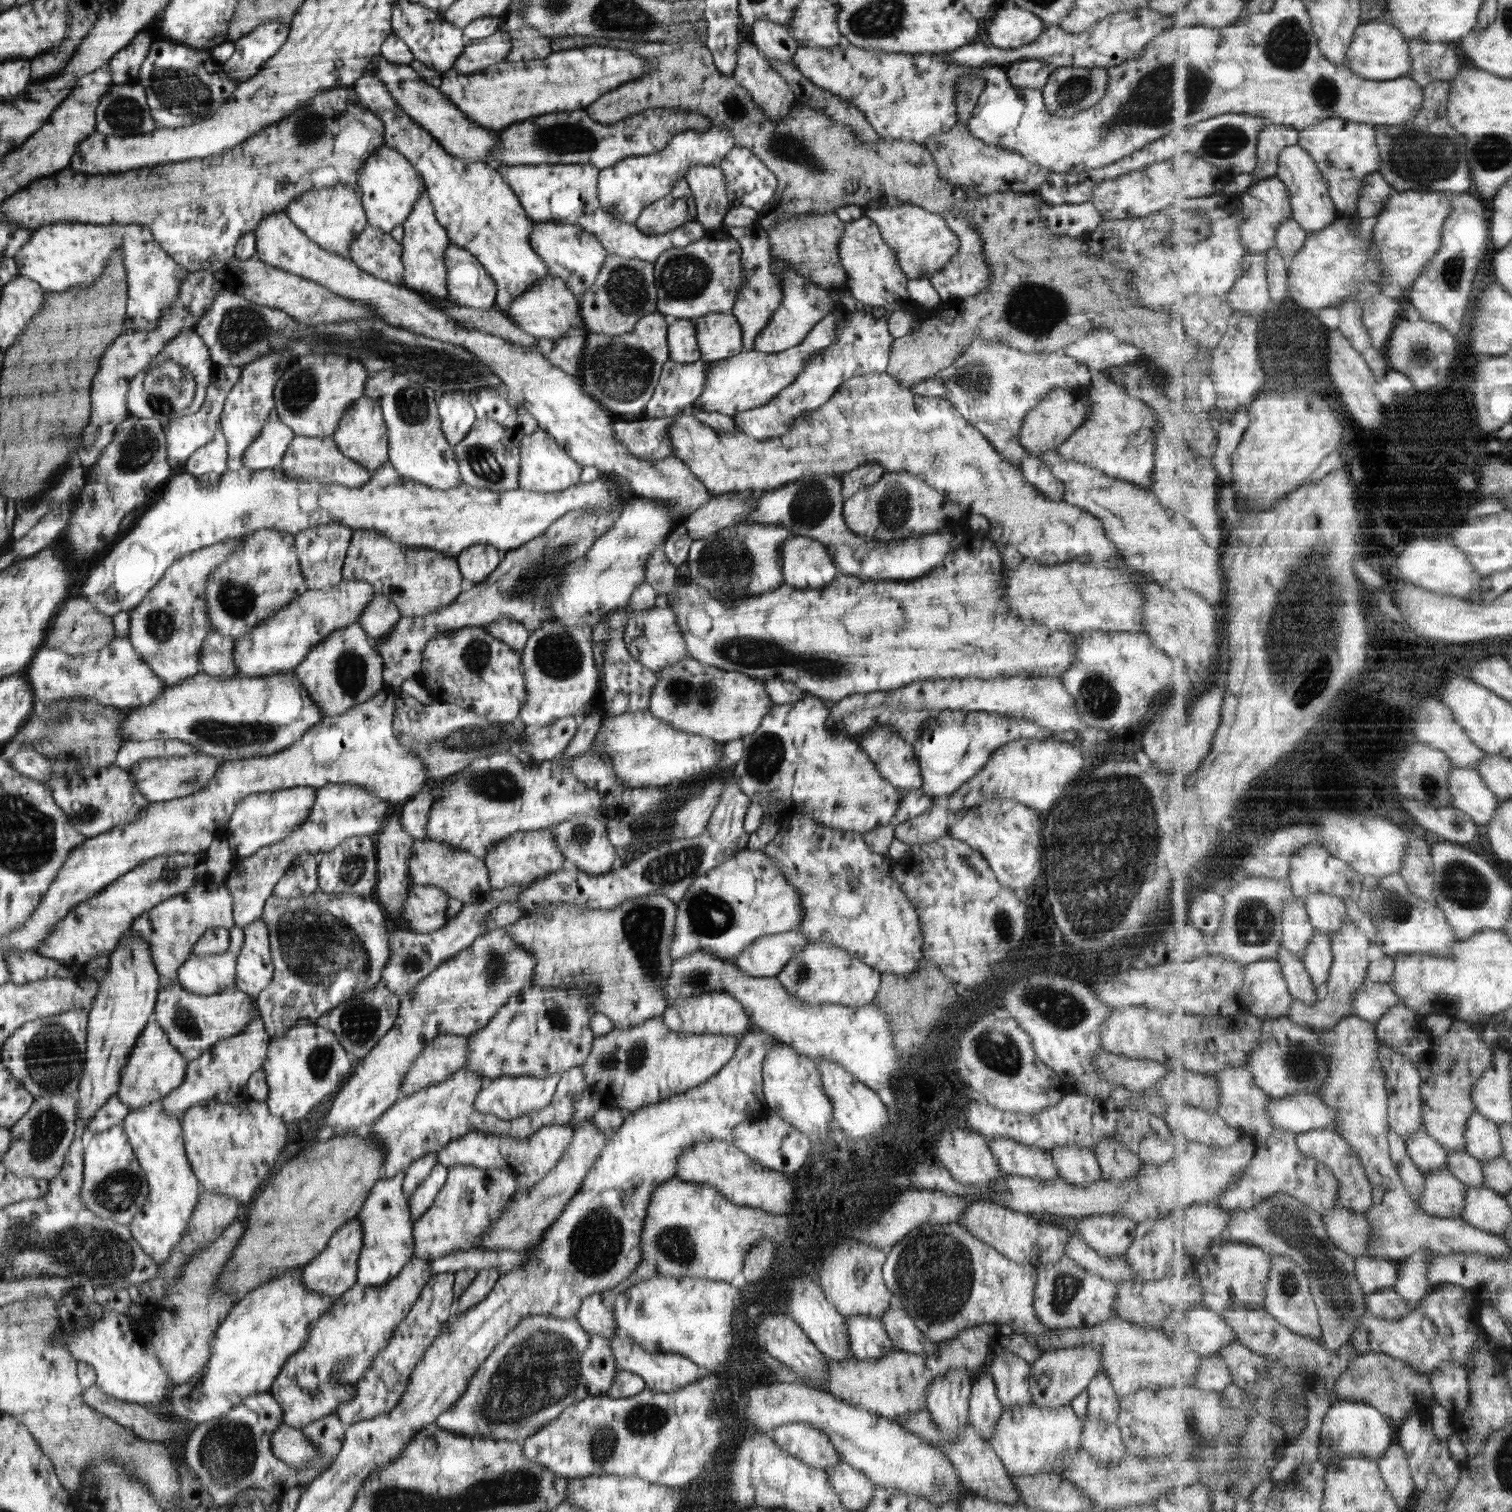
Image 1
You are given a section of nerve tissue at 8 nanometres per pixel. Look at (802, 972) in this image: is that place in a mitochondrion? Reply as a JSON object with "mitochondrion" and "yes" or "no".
{"mitochondrion":"yes"}

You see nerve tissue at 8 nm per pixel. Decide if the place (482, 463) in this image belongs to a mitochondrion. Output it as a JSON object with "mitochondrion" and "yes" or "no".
{"mitochondrion":"yes"}

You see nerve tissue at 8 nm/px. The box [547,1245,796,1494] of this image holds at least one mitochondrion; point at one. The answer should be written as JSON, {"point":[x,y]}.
{"point":[646,1418]}

